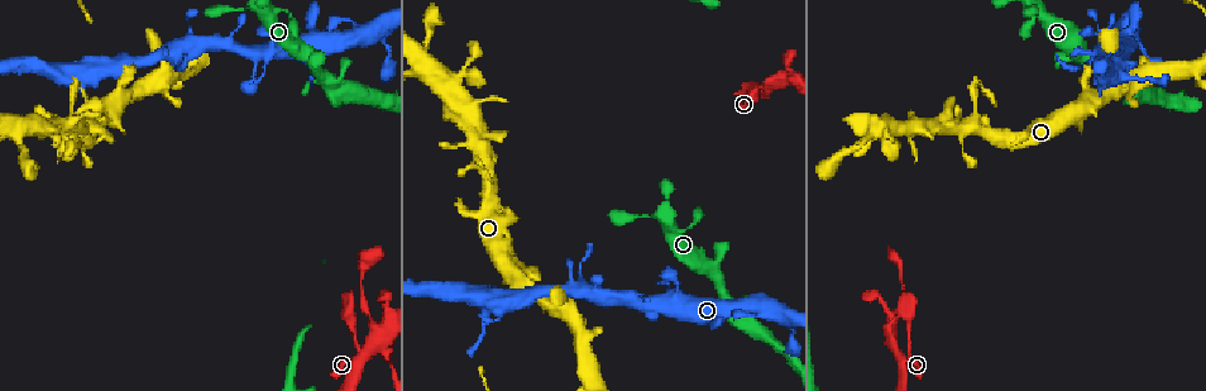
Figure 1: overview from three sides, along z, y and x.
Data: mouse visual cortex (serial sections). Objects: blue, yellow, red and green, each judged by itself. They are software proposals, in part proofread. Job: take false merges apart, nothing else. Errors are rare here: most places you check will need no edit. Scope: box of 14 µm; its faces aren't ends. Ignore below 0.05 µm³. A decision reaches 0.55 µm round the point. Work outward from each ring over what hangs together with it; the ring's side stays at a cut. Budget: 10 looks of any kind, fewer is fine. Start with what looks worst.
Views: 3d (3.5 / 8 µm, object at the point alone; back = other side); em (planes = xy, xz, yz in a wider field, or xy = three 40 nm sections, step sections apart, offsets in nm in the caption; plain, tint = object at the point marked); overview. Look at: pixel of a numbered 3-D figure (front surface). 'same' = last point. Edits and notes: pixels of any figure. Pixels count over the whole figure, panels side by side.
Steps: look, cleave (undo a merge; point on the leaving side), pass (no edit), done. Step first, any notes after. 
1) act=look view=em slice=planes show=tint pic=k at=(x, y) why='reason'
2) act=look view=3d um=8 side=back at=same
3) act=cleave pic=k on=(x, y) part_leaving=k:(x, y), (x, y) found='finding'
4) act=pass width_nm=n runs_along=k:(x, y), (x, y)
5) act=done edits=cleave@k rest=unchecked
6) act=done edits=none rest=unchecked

act=look view=3d um=3.5 pic=1 at=(382, 336) why='abrupt turn'

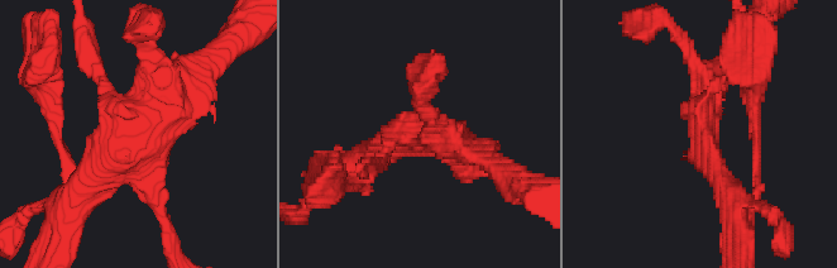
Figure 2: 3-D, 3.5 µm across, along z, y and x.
act=look view=em slice=planes show=tint pic=2 at=(126, 133) why='need the tissue'

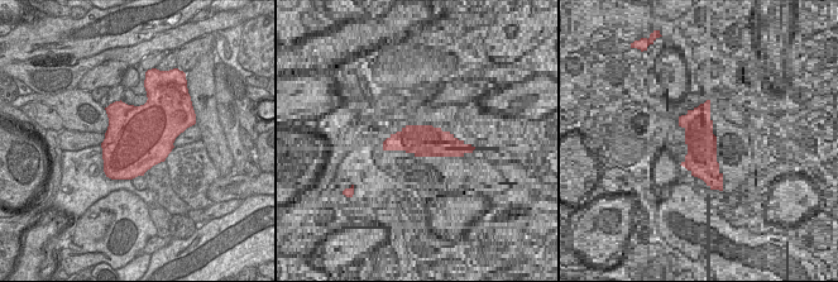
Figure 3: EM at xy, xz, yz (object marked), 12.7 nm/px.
act=look view=em slice=xy step=1 show=tint at=same why='another direction'

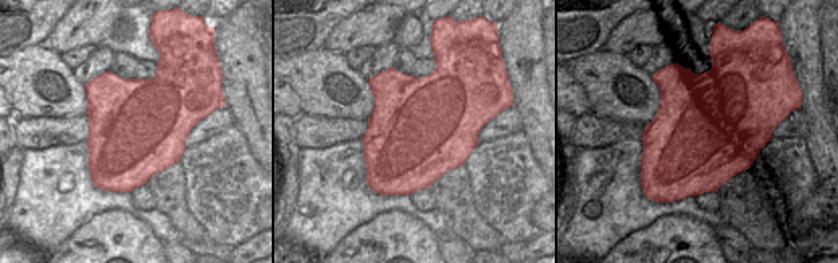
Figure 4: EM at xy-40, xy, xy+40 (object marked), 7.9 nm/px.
act=pass runs_along=2:(73, 195), (152, 118), (148, 67) found='continuous, no second cell'

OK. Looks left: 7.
act=look view=3d um=3.5 pic=1 at=(1030, 21) why='sudden change in width'

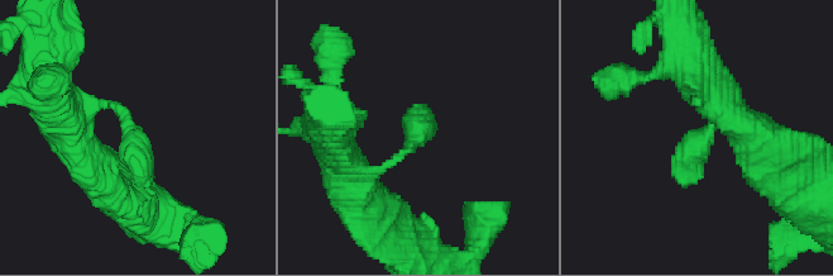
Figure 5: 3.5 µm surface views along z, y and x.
act=look view=em slice=xy step=1 show=tint pic=5 at=(699, 134) why='shape alone is not enough'

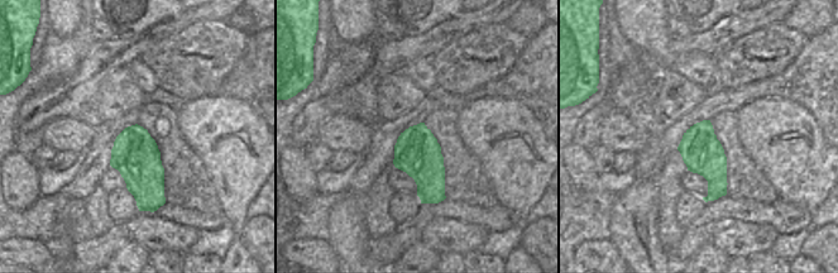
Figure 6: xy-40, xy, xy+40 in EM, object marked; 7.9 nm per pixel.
act=pass runs_along=5:(70, 125), (113, 106), (151, 188) found='one cell here'

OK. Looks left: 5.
act=look view=3d um=3.5 side=back pic=1 at=(665, 304) why='sharp bend'

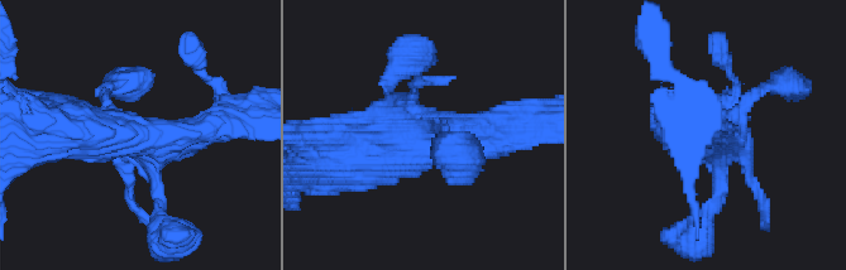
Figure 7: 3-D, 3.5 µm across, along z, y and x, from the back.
act=look view=em slice=xy step=2 show=tint pic=7 at=(135, 137) why='shape alone is not enough'

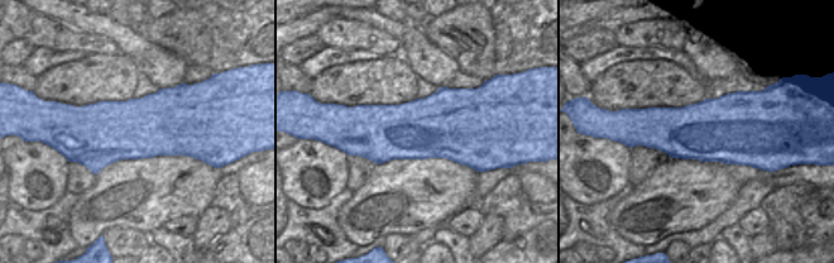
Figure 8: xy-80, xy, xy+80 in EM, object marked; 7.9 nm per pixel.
act=look view=em slice=planes show=tint at=same

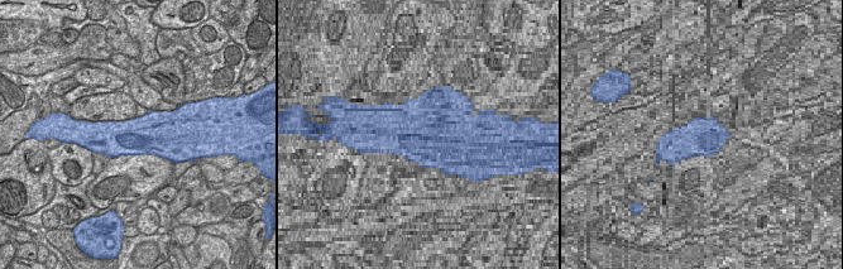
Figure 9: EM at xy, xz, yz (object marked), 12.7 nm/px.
act=pass runs_along=7:(335, 158), (500, 135) found='all the same cell'

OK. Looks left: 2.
act=look view=3d um=3.5 pic=1 at=(217, 13) why='thick turns thin'

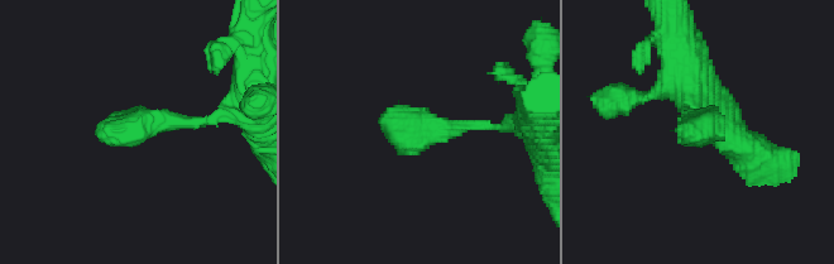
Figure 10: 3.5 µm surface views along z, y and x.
act=look view=em slice=xy step=1 show=tint pic=10 at=(421, 124) why='shape alone is not enough'

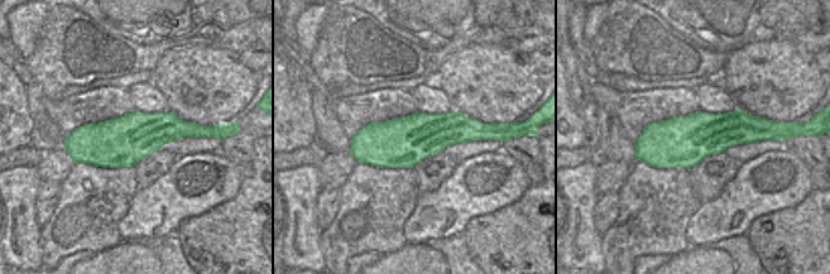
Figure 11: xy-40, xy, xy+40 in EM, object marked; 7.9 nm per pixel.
act=pass found='continuous, no second cell'

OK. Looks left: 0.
act=done edits=none rest=unchecked

